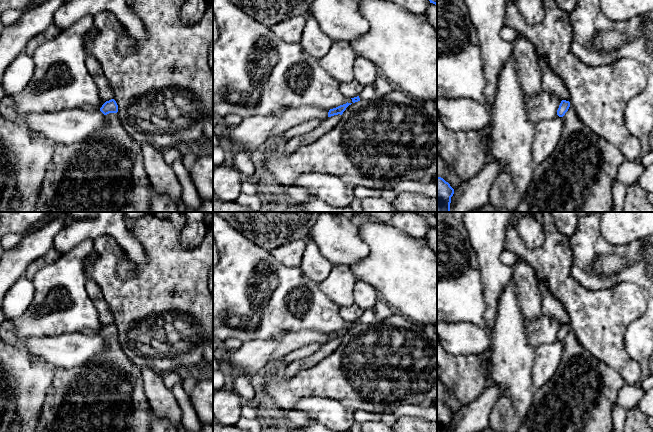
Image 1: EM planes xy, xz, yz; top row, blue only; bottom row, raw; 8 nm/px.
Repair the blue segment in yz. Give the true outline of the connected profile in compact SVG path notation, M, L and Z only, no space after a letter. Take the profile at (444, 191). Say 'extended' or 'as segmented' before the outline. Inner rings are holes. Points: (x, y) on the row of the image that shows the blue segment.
as segmented; M437 177L437 212L450 212L454 189L443 178Z

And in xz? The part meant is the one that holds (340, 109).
as segmented; M346 103L346 104L343 104L343 105L340 105L336 108L333 108L333 109L330 109L329 112L328 112L328 117L331 117L331 116L334 116L334 115L342 115L343 112L346 110L346 108L351 105L352 103Z

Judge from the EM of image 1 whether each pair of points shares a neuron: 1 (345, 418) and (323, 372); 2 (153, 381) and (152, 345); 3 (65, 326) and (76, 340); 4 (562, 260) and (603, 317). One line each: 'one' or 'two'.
1: two
2: two
3: two
4: one

